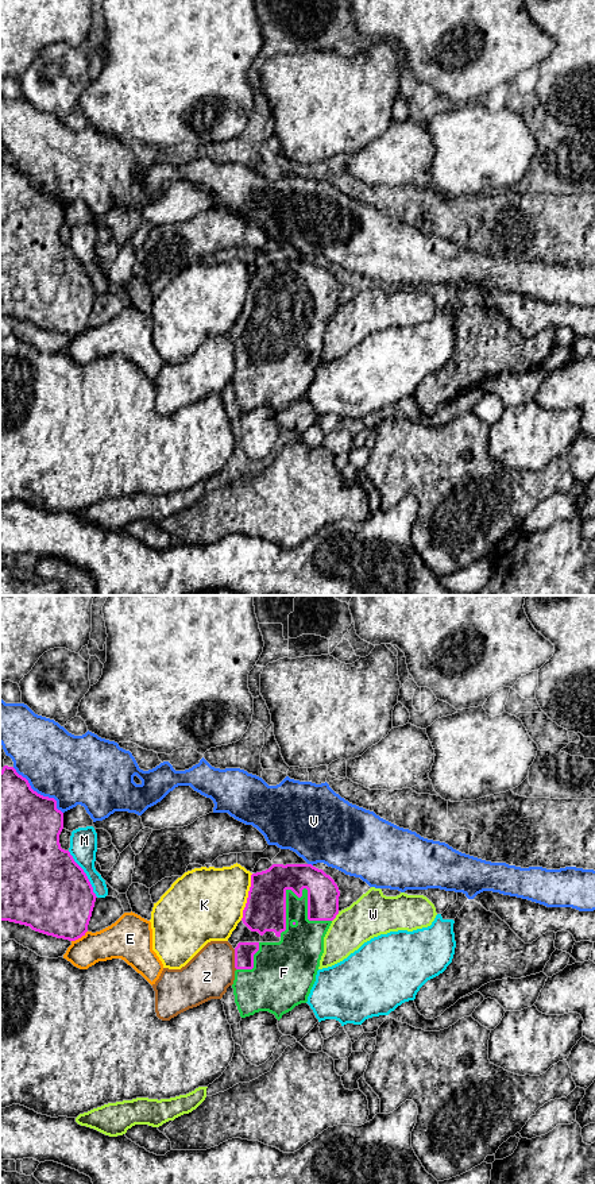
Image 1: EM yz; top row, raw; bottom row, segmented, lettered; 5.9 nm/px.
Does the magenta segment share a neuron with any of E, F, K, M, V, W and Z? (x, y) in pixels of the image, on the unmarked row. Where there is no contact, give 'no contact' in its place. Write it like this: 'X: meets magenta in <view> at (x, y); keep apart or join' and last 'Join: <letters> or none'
E: meets magenta in yz at (78, 332); keep apart
F: meets magenta in yz at (308, 299); join
K: meets magenta in yz at (248, 292); keep apart
M: meets magenta in yz at (85, 269); keep apart
V: meets magenta in yz at (39, 189); keep apart
W: meets magenta in yz at (335, 312); keep apart
Z: meets magenta in yz at (235, 354); keep apart
Join: F

